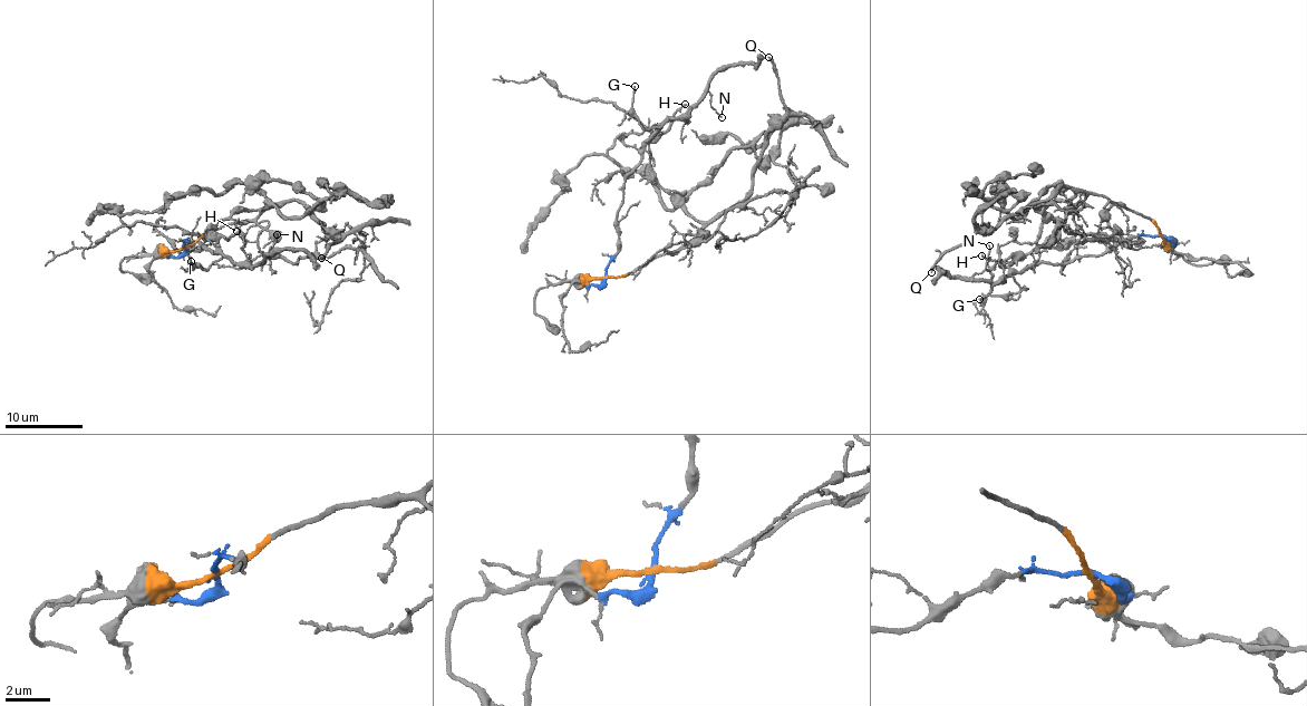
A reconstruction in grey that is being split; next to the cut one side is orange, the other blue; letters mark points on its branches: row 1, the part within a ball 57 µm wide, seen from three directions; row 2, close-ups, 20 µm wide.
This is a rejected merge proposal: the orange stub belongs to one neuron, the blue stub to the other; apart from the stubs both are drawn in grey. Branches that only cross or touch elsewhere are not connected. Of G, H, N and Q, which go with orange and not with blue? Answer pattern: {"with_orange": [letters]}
{"with_orange": ["H", "Q"]}

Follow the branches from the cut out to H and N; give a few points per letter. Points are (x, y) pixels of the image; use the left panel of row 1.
H: (184, 247), (209, 232), (254, 220), (267, 208), (243, 208), (209, 228), (209, 235), (226, 240), (238, 231)
N: (184, 247), (184, 242), (190, 243), (189, 250), (194, 251), (201, 244), (252, 267), (268, 257), (277, 234)

